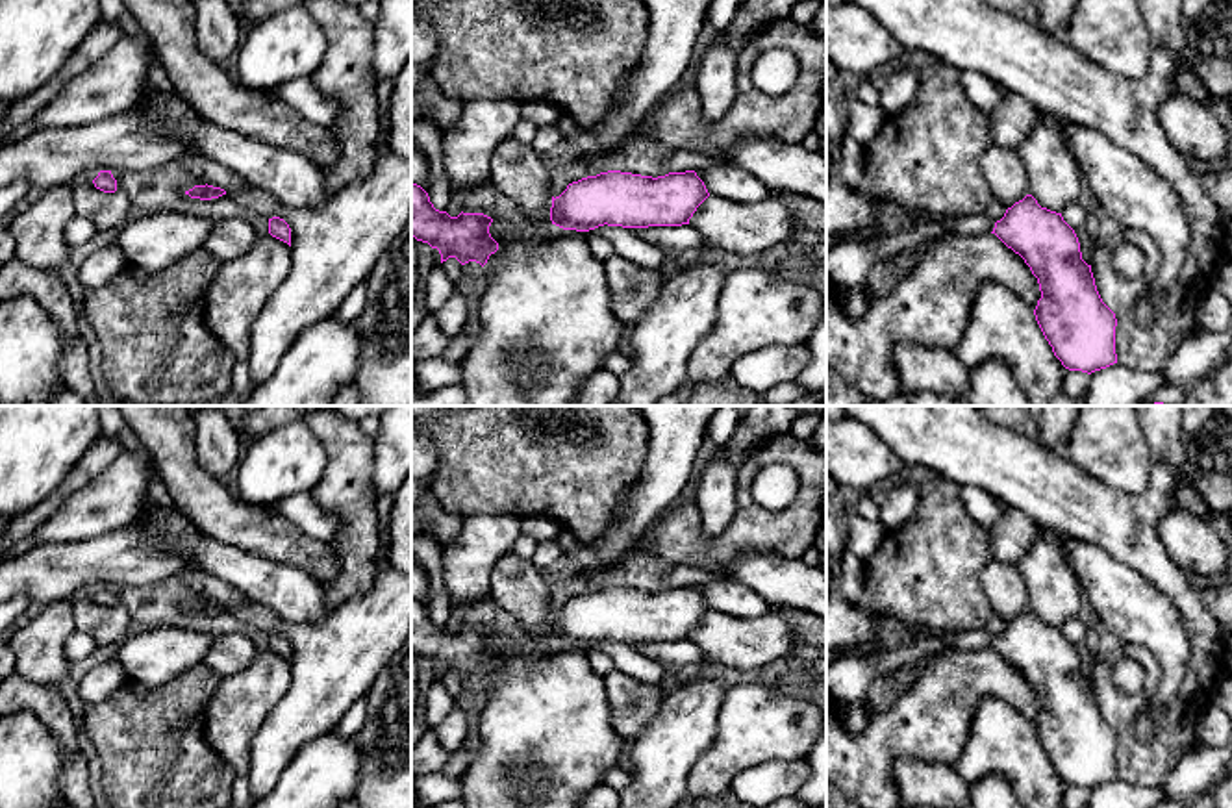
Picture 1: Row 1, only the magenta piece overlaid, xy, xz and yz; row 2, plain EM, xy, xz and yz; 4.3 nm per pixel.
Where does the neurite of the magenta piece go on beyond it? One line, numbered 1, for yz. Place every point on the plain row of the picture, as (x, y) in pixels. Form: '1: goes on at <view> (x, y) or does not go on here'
1: goes on at yz (966, 640)

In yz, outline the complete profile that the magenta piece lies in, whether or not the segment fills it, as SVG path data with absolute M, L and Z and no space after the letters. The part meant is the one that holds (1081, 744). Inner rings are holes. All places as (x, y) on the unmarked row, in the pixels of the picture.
M1032 610L1015 617L997 638L976 630L934 630L924 628L917 638L937 638L960 650L995 649L1008 663L1019 669L1037 693L1041 713L1034 725L1036 736L1052 762L1054 771L1069 786L1095 788L1117 778L1115 769L1115 728L1102 717L1091 680L1082 675L1075 645L1062 628L1041 623Z

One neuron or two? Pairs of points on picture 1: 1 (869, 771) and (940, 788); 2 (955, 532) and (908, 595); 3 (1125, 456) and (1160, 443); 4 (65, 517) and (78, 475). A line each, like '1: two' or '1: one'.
1: two
2: one
3: two
4: two

